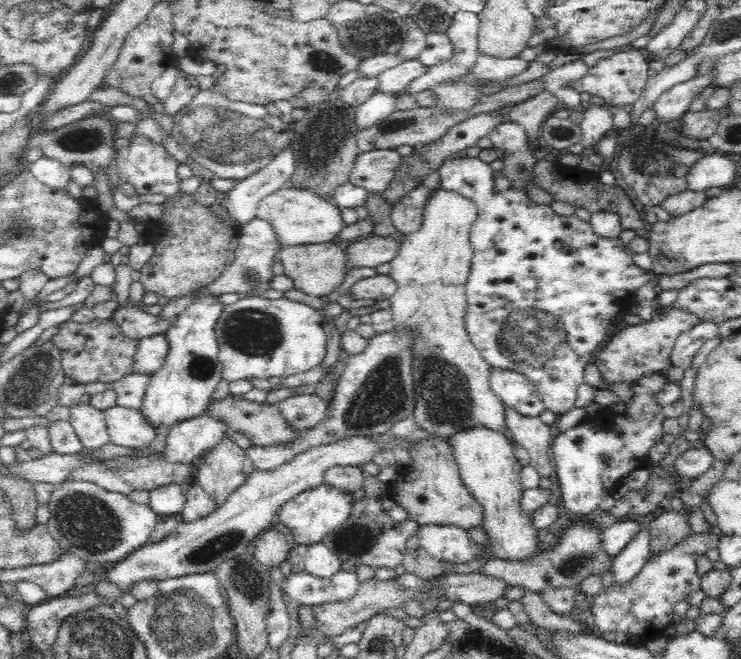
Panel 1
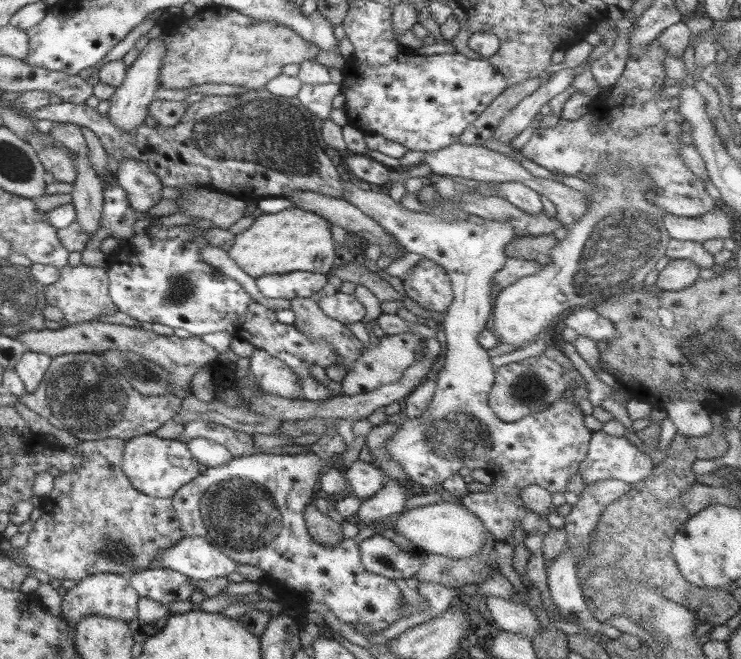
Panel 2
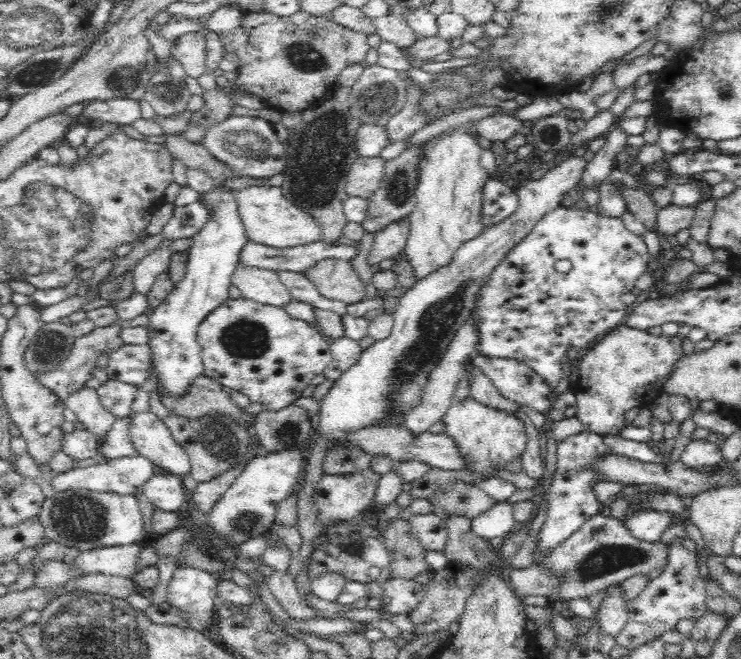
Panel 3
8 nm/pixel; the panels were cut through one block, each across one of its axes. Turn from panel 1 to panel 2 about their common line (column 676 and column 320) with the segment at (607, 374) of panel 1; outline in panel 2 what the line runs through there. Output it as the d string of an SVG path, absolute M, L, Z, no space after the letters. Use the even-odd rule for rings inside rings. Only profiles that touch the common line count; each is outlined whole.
M292 298L289 301L289 308L293 311L293 326L303 334L306 334L312 341L327 341L334 346L336 362L334 364L344 364L346 370L351 368L352 362L361 354L365 348L361 346L359 340L345 327L344 324L325 316L317 303L310 298Z

